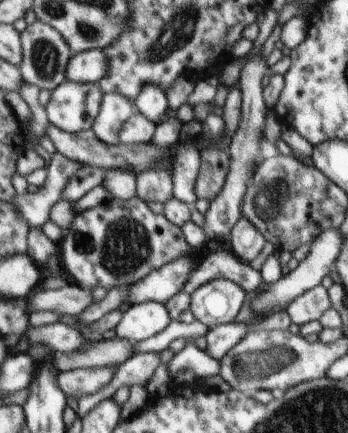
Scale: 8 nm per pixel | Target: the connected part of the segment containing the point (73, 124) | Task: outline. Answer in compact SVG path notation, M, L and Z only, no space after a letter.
M65 80L51 94L45 107L52 125L69 133L90 130L101 107L104 92L97 83Z

